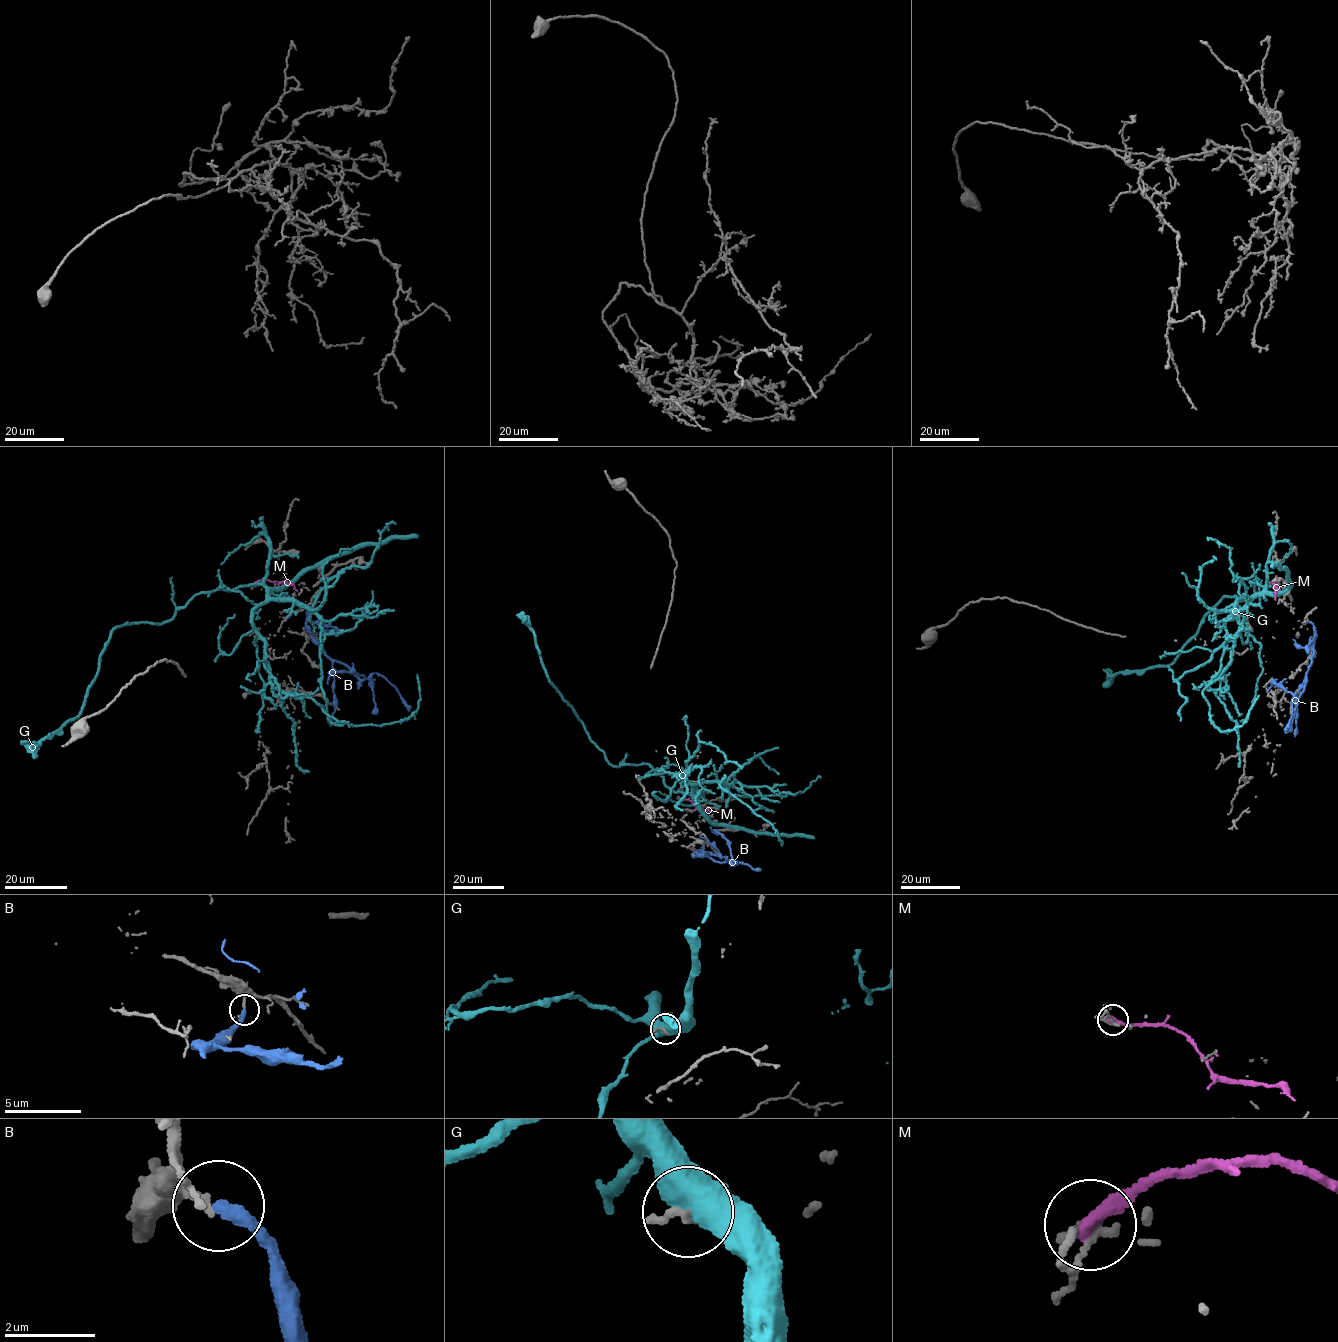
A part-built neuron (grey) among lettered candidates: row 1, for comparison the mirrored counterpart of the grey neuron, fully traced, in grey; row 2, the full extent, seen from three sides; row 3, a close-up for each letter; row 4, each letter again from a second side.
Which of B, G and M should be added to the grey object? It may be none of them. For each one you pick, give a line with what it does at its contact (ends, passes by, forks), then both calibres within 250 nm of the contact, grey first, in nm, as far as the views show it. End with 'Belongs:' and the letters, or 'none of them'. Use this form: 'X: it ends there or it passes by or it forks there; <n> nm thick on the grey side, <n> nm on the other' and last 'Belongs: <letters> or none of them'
Belongs: none of them

